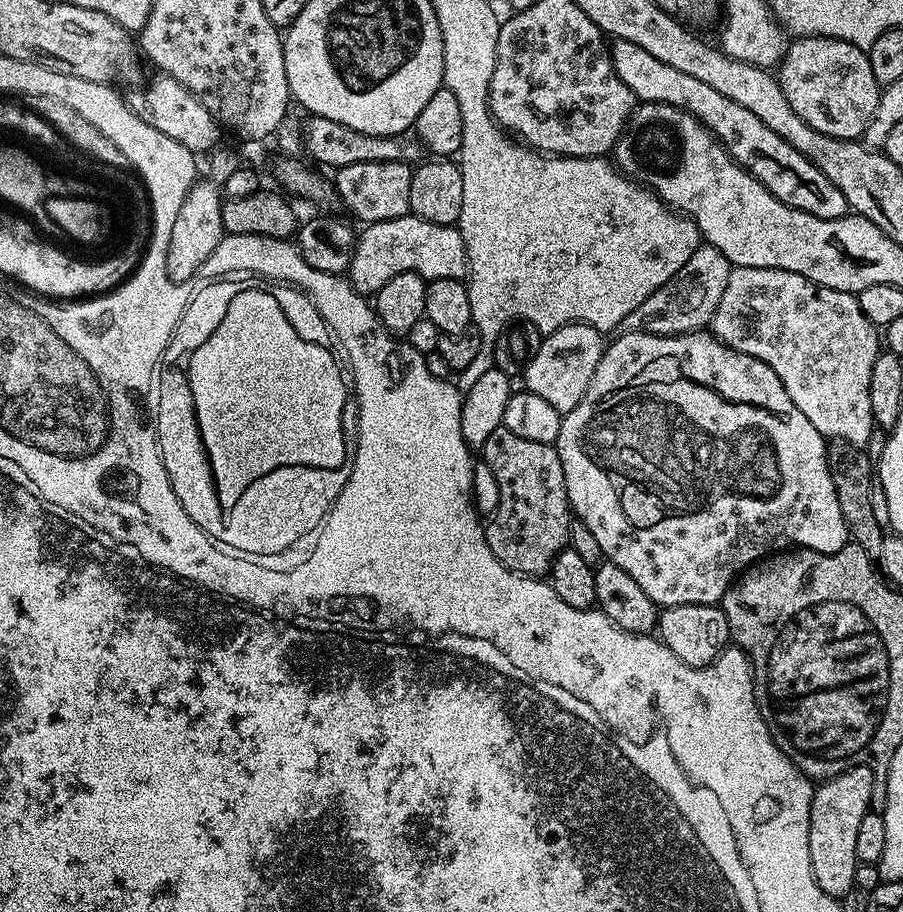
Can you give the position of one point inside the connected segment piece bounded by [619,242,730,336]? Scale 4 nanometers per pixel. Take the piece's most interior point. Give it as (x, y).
(686, 304)

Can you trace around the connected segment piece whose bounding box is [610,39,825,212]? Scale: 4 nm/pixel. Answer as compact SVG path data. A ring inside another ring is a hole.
M613 39L610 44L612 54L612 65L622 78L626 86L636 95L637 101L650 104L677 104L679 108L690 113L698 122L706 125L712 135L720 141L732 159L742 165L744 169L778 202L786 202L786 206L797 208L803 212L809 211L808 204L808 180L812 184L825 183L825 178L816 169L815 164L804 159L790 142L783 140L762 118L755 114L750 114L746 106L738 106L731 98L726 98L726 94L718 94L711 86L706 86L706 82L698 82L698 78L690 78L690 74L682 74L682 70L674 70L674 66L666 66L666 62L658 62L654 54L646 54L642 46L634 42Z

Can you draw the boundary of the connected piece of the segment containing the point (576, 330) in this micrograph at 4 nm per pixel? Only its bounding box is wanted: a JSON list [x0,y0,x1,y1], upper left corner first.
[523,324,606,414]

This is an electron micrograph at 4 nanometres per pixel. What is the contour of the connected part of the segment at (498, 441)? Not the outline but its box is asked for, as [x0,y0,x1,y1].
[482,426,574,577]

